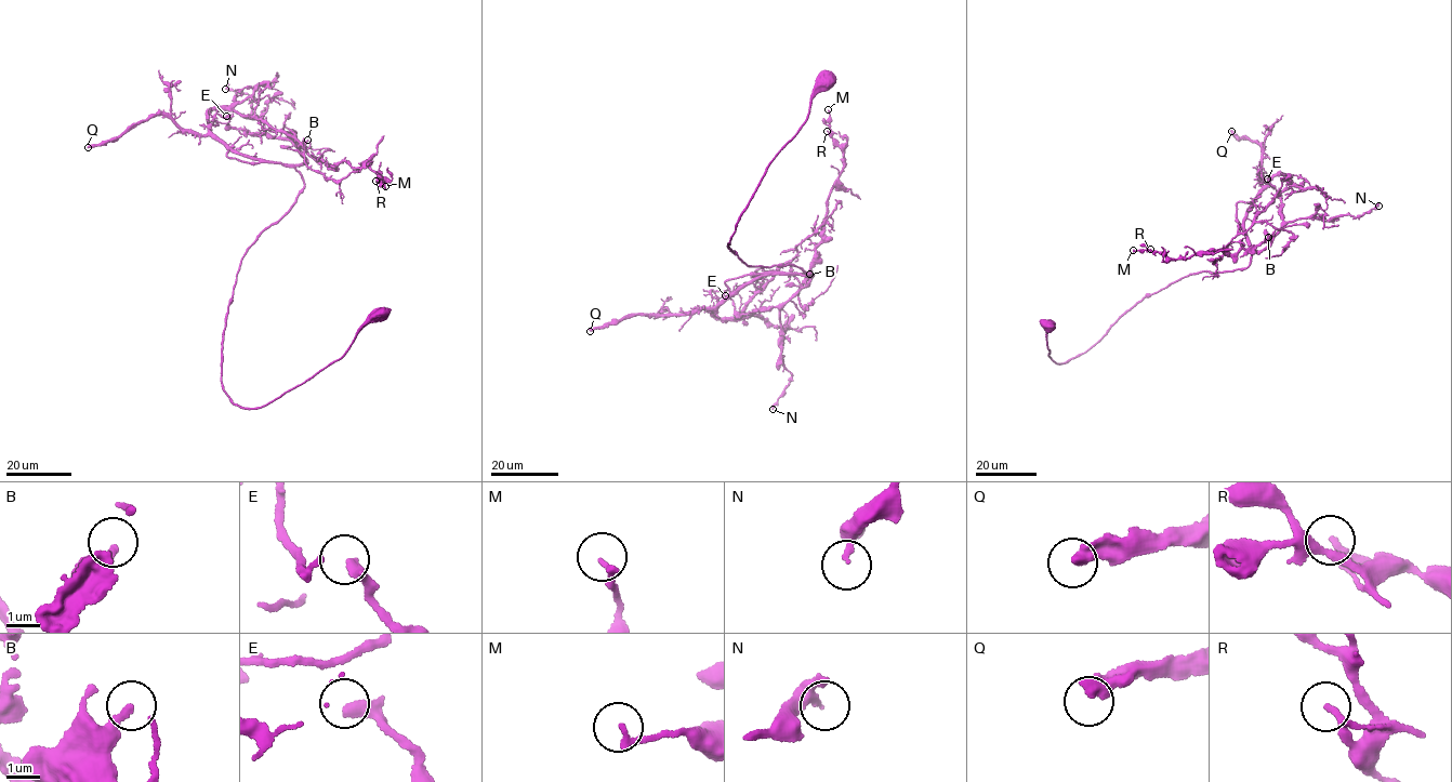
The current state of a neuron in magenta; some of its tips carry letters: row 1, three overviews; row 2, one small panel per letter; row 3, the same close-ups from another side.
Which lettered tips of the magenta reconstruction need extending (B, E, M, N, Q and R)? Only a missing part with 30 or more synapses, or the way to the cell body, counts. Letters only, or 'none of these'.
Q

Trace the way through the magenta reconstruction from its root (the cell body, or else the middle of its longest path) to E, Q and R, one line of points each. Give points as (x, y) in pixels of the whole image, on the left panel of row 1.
E: (379, 313), (343, 356), (272, 401), (246, 408), (225, 393), (237, 272), (301, 193), (305, 159), (226, 116)
Q: (379, 313), (303, 383), (233, 402), (221, 356), (237, 272), (302, 175), (162, 115), (88, 147)
R: (379, 313), (343, 356), (272, 401), (246, 408), (224, 392), (237, 272), (301, 193), (300, 147), (375, 181)

